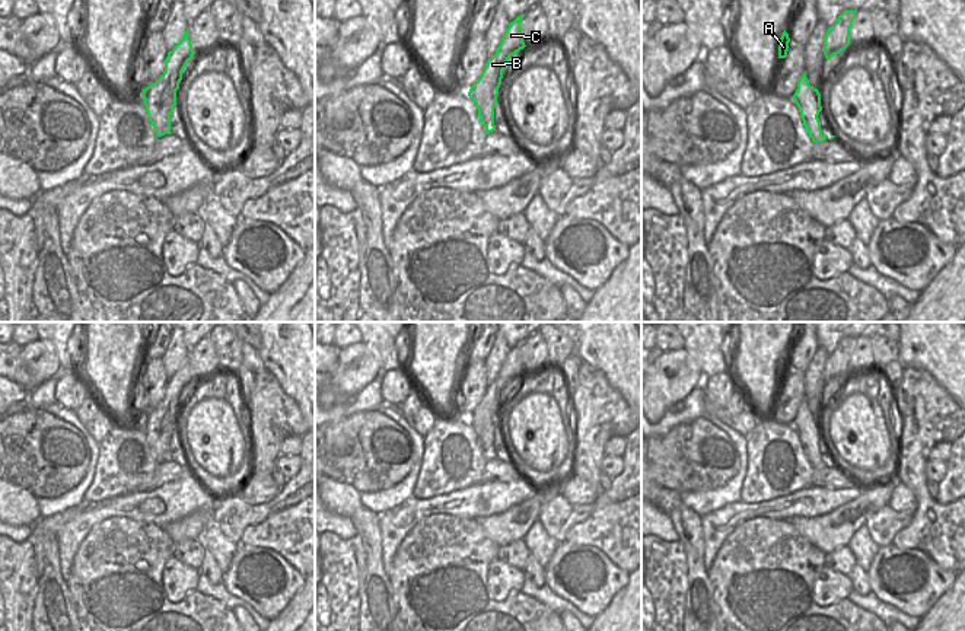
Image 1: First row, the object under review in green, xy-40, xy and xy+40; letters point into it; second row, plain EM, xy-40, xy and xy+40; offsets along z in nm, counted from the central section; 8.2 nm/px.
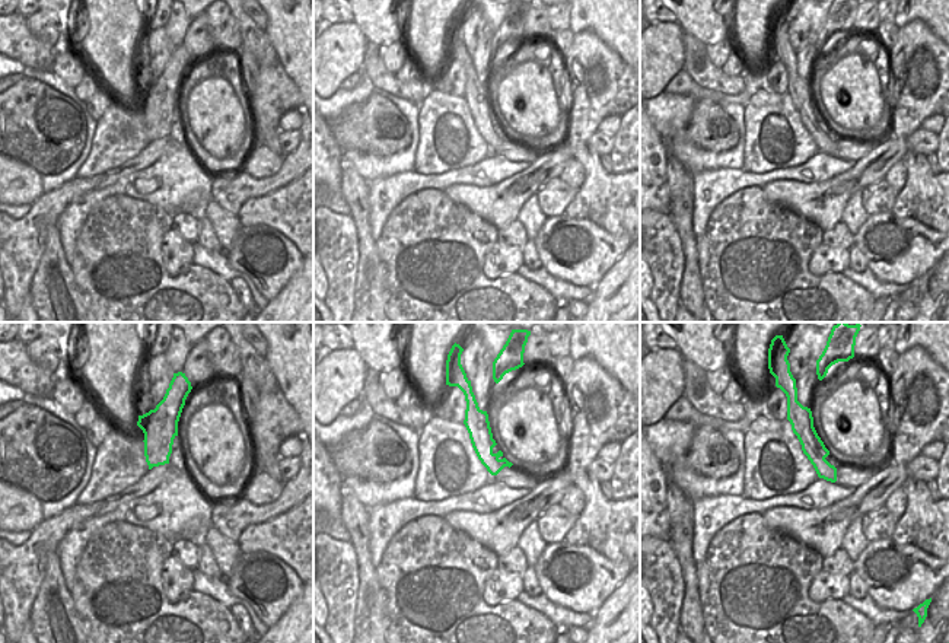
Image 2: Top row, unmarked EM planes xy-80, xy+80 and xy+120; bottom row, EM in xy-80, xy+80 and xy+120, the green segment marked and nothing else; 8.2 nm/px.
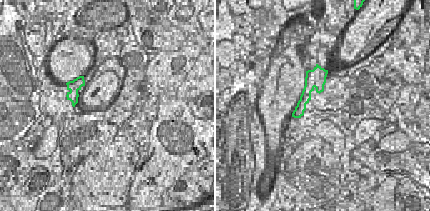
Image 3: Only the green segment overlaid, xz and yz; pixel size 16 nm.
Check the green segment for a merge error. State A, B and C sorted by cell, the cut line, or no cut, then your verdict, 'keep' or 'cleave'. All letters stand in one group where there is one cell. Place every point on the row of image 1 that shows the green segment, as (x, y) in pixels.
A / B C | xy (478, 111), (486, 127) | cleave

